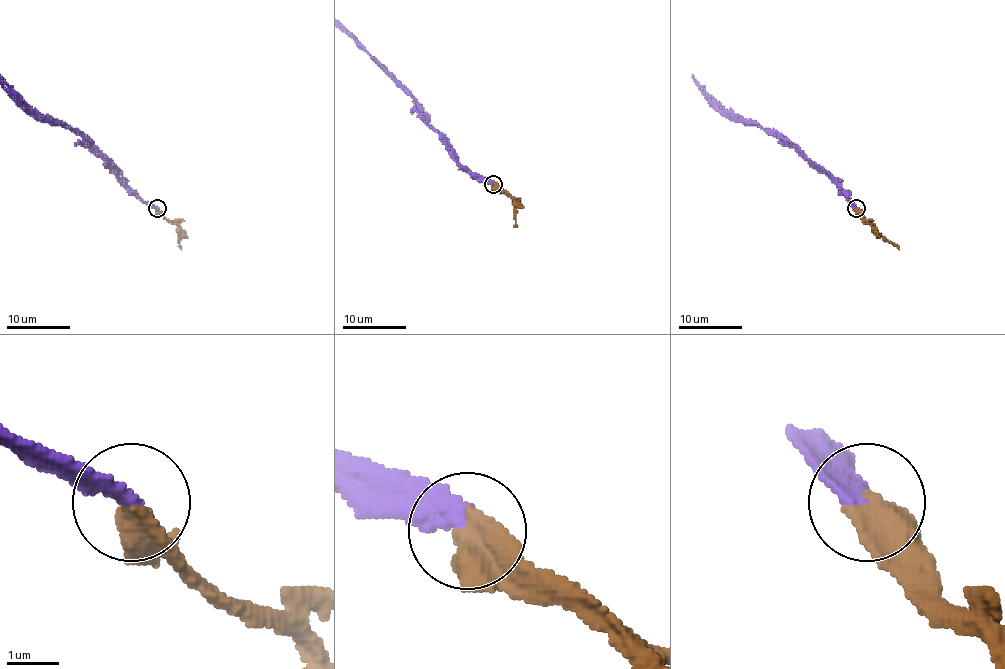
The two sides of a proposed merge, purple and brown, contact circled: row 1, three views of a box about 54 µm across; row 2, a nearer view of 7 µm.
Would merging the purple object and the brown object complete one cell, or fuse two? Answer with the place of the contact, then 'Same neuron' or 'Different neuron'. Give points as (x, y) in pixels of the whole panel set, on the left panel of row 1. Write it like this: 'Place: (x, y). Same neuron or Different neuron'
Place: (157, 208). Same neuron

